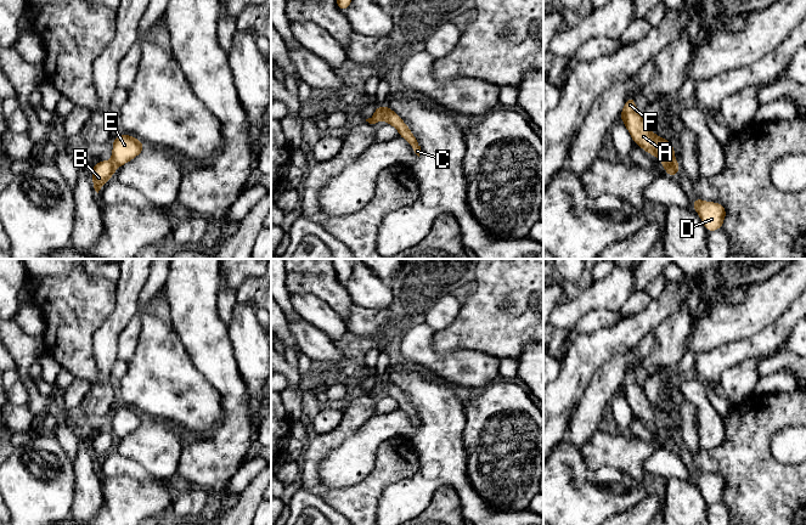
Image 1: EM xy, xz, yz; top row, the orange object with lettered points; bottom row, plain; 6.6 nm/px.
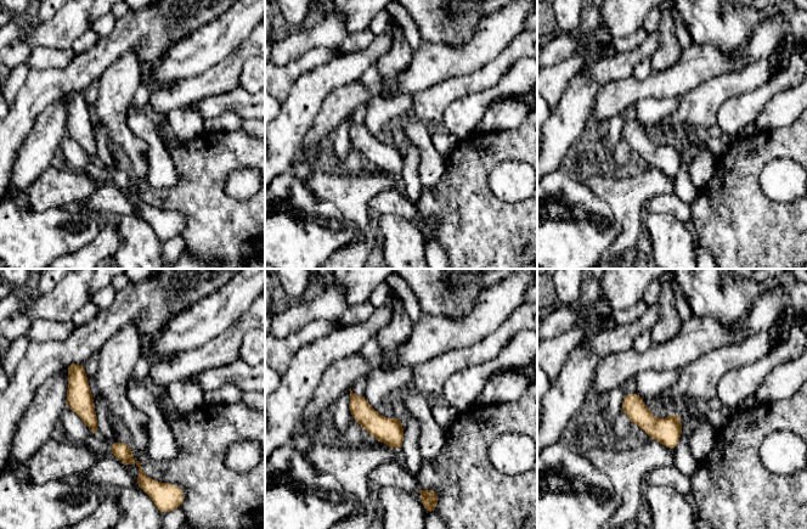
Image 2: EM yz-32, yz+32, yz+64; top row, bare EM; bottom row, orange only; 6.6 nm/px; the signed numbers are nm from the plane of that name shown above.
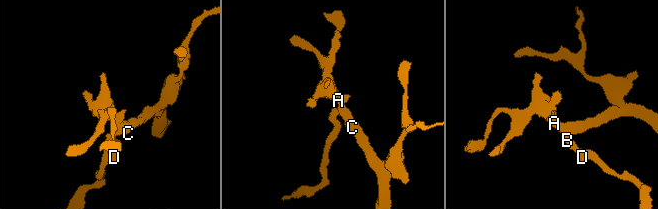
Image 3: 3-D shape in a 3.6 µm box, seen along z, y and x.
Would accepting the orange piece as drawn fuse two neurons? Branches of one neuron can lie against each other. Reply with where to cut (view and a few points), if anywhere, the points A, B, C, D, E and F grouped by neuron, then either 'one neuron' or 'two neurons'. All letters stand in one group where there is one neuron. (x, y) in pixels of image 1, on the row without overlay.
cut yz (663, 433), (674, 433), (677, 436); groups A C E F / B D; two neurons

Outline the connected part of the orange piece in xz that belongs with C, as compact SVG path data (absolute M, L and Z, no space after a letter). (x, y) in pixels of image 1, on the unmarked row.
M385 378L385 390L387 396L393 397L398 403L399 408L405 411L410 418L413 420L415 425L419 429L421 418L418 412L413 408L412 403L408 401L406 395L389 379Z

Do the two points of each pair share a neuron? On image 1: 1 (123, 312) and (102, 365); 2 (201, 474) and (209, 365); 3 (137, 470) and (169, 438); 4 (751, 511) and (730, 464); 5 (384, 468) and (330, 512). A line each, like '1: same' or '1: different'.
1: same
2: same
3: different
4: same
5: different

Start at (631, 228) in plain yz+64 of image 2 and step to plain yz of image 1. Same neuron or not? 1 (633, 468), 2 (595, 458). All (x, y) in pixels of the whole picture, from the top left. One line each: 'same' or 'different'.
1: same
2: same

